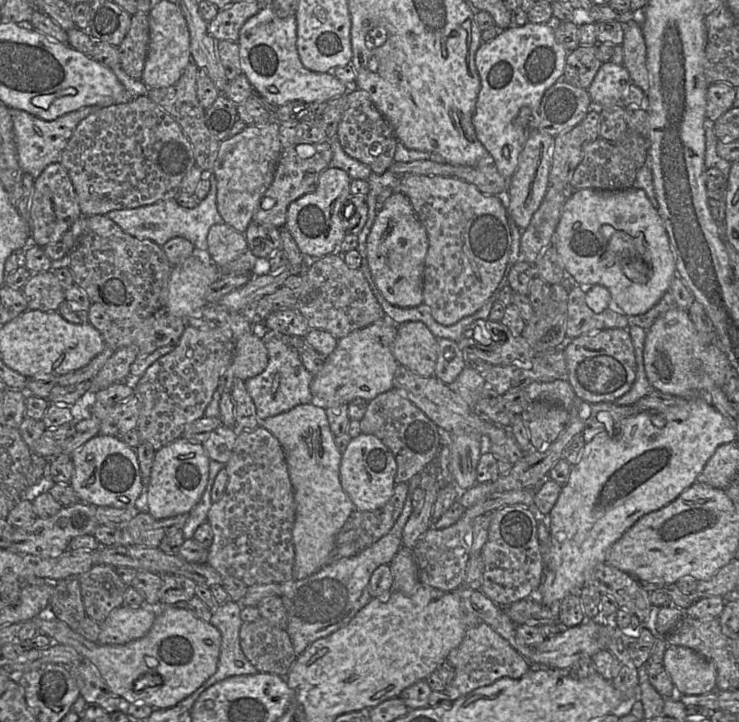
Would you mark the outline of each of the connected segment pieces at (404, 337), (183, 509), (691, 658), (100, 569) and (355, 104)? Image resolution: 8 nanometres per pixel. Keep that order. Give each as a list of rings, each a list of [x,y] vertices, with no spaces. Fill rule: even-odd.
[[[423,322],[398,324],[392,352],[399,365],[424,378],[435,376],[437,338]]]
[[[183,437],[155,452],[146,490],[139,496],[140,509],[145,509],[155,519],[171,518],[189,513],[200,500],[208,479],[209,457],[202,444]]]
[[[668,645],[662,664],[678,696],[703,695],[716,690],[716,667],[707,658],[688,647]]]
[[[96,564],[78,577],[85,613],[101,624],[109,613],[123,606],[125,584],[115,568]]]
[[[361,89],[348,91],[336,137],[347,155],[368,165],[376,174],[384,173],[394,162],[398,143],[394,129],[375,106],[369,94]]]

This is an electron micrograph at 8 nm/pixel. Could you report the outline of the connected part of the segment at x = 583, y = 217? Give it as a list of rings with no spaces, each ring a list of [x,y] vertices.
[[[580,189],[574,191],[565,201],[552,244],[561,257],[567,275],[572,276],[580,286],[604,286],[611,295],[607,309],[627,316],[646,313],[654,307],[676,274],[676,265],[670,241],[661,216],[642,189],[603,191]]]

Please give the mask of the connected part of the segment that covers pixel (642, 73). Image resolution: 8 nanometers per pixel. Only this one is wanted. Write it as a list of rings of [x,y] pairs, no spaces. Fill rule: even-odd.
[[[634,20],[624,24],[623,66],[630,75],[632,84],[642,89],[645,96],[649,89],[648,71],[646,68],[646,44],[641,26]]]

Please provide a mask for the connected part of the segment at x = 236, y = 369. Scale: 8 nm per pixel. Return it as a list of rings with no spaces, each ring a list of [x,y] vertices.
[[[251,333],[235,342],[230,364],[235,378],[246,381],[263,372],[267,365],[268,351],[261,338]]]

